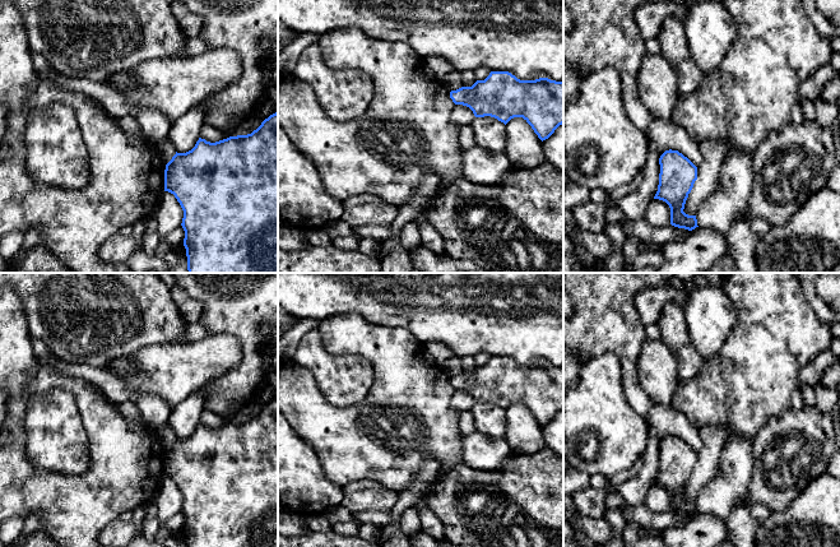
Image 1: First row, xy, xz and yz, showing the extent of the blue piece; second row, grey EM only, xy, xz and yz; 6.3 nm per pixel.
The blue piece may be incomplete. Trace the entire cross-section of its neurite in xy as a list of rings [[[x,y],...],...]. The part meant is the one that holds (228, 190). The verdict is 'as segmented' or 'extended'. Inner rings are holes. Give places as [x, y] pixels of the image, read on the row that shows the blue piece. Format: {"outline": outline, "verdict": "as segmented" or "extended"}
{"outline": [[[278,112],[265,119],[251,134],[229,136],[215,143],[199,138],[191,150],[176,152],[166,164],[164,191],[173,194],[184,210],[181,226],[185,231],[189,273],[278,273]]], "verdict": "as segmented"}

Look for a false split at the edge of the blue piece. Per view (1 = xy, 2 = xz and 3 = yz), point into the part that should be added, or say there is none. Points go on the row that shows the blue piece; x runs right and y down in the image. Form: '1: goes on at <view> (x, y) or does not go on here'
1: does not go on here
2: does not go on here
3: does not go on here

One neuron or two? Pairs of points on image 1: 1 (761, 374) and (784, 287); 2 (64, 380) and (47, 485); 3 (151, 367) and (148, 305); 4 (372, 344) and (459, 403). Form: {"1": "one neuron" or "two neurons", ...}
{"1": "one neuron", "2": "one neuron", "3": "two neurons", "4": "two neurons"}

